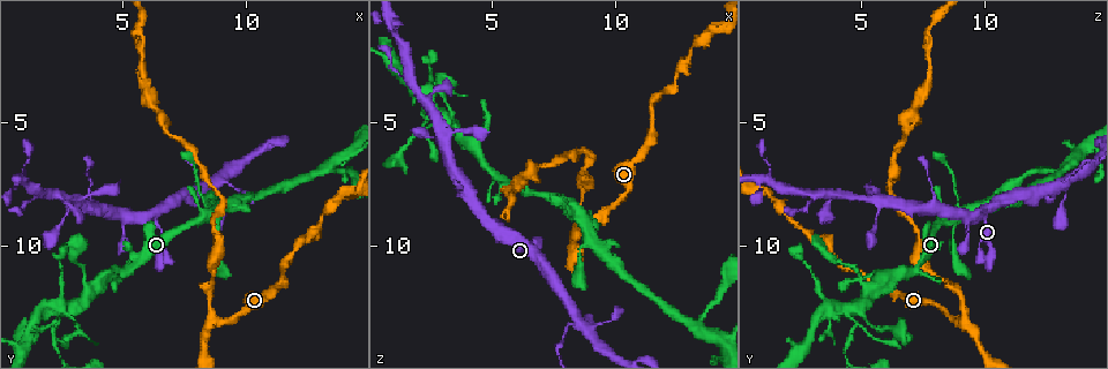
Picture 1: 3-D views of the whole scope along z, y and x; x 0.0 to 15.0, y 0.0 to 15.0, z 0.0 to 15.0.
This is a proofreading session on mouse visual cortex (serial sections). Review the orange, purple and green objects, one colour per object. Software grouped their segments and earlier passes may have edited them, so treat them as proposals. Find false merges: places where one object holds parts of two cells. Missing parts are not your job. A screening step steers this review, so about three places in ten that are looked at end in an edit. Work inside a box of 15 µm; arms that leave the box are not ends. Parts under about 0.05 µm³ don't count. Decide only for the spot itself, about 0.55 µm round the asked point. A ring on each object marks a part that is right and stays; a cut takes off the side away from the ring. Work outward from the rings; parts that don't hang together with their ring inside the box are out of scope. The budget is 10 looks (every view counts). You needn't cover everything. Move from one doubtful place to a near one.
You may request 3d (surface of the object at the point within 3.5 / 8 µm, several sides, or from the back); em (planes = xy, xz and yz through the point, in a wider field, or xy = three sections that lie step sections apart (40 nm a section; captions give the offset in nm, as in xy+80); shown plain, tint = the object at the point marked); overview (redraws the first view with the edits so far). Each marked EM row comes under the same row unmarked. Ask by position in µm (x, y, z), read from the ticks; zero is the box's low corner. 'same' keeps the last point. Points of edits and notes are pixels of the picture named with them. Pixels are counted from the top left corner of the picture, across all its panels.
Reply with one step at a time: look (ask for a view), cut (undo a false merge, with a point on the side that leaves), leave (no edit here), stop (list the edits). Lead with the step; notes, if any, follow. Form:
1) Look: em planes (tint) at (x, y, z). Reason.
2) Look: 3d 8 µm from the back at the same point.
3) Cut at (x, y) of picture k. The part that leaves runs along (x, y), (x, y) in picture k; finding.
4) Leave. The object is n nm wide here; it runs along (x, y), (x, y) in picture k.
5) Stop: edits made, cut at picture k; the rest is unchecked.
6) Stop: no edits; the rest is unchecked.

Look: 3d 3.5 µm at (8.5, 12.8, 9.3). Three arms meet.

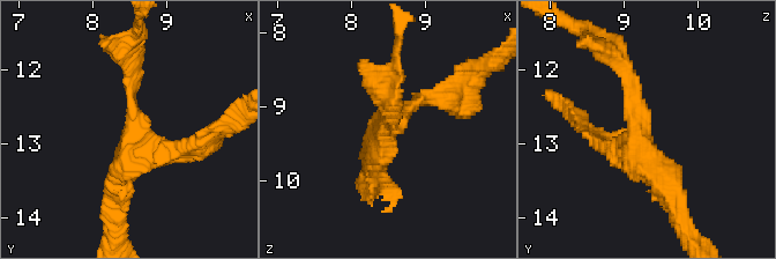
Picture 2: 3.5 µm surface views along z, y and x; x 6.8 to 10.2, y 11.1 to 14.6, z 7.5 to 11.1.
Look: em planes (tint) at (8.60, 12.80, 9.15). Now the EM.

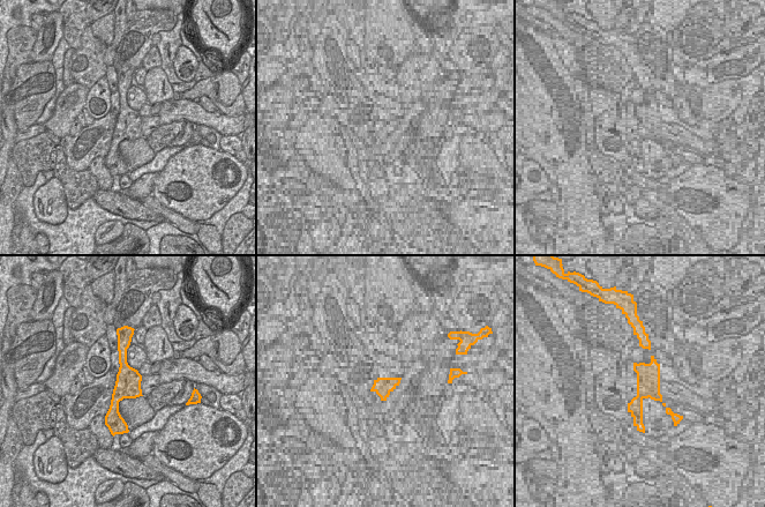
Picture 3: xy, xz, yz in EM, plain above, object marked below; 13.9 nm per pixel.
Leave. The object is 360 nm wide here; it runs along (124, 348), (124, 388), (114, 402), (119, 420) in picture 3; one cell here.

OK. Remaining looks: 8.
Look: 3d 3.5 µm at (8.6, 8.5, 9.0). Thin arm on a thick one.

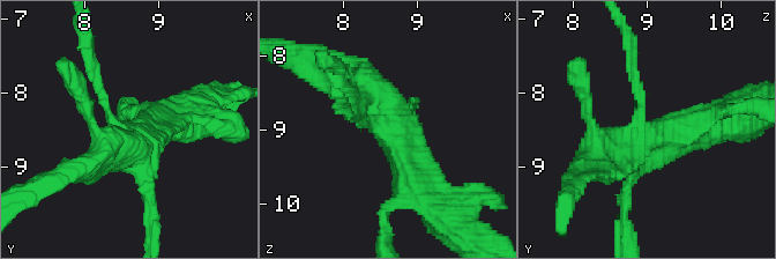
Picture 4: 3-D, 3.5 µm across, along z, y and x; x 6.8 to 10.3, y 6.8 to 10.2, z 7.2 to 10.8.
Look: em xy step 3 (tint) at (8.55, 8.55, 8.95). Now the EM.

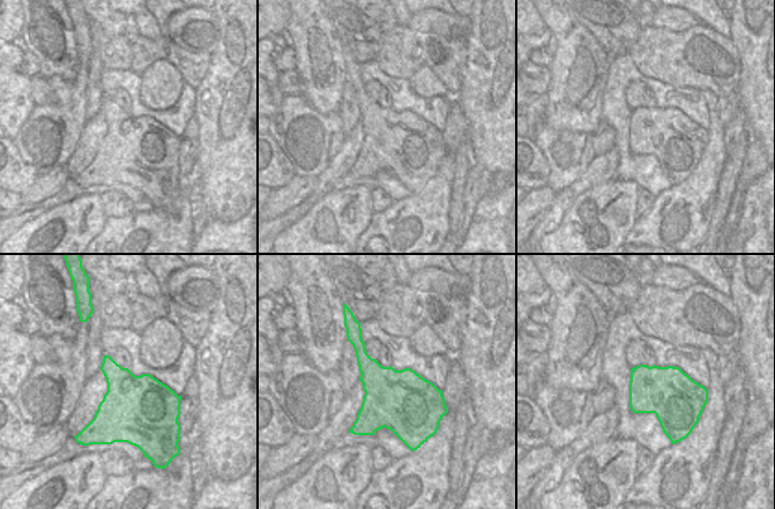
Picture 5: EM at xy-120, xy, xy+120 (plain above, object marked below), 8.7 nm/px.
Leave. It runs along (335, 65), (400, 121), (410, 178) in picture 4; one cell here.

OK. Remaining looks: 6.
Look: 3d 3.5 µm at (5.5, 10.4, 7.5). Sharp bend.

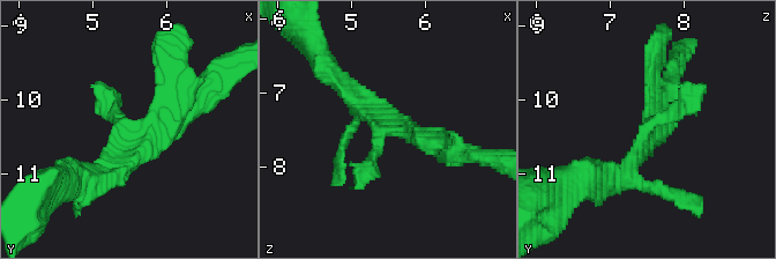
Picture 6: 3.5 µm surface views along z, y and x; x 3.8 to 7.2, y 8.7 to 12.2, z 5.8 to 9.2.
Look: em xy step 3 (tint) at (5.50, 10.40, 7.55). Shape alone is not enough.

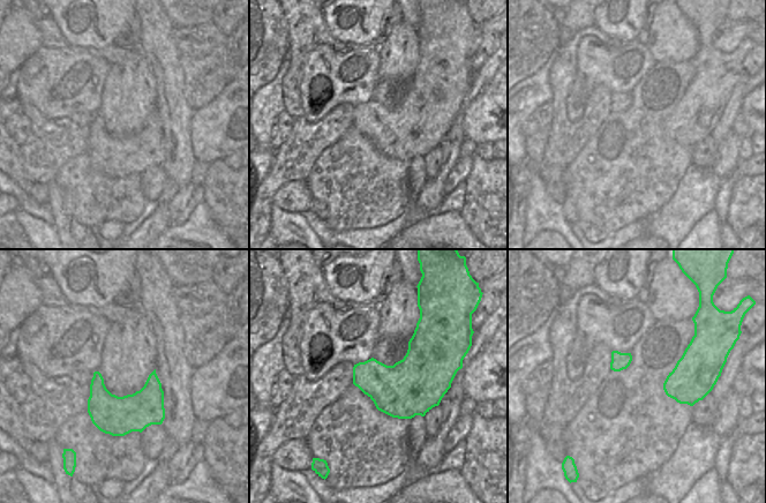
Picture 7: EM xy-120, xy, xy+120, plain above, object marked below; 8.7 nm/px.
Leave. It runs along (452, 153), (383, 132), (356, 185) in picture 6; continuous, no second cell.

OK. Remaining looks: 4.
Look: 3d 3.5 µm at (12.4, 9.8, 3.2). Narrows sharply.

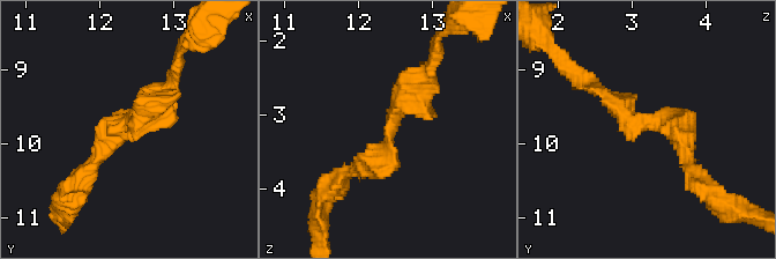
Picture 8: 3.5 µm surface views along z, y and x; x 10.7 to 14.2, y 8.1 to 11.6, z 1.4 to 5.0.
Look: em xy step 5 (tint) at (12.45, 9.65, 3.25). The arms are 250, 250 nm wide; need the tissue.

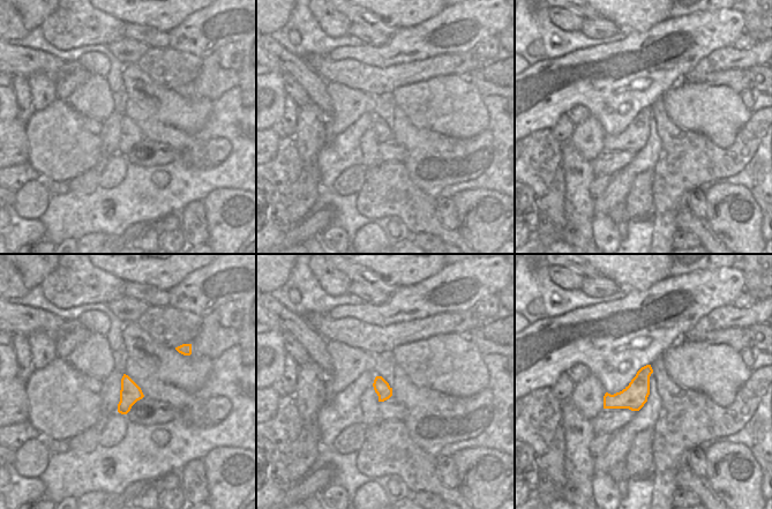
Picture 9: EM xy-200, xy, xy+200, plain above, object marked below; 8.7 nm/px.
Leave. It runs along (352, 172), (424, 83) in picture 8; one cell here.

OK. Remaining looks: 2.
Stop: no edits; the rest is unchecked.

